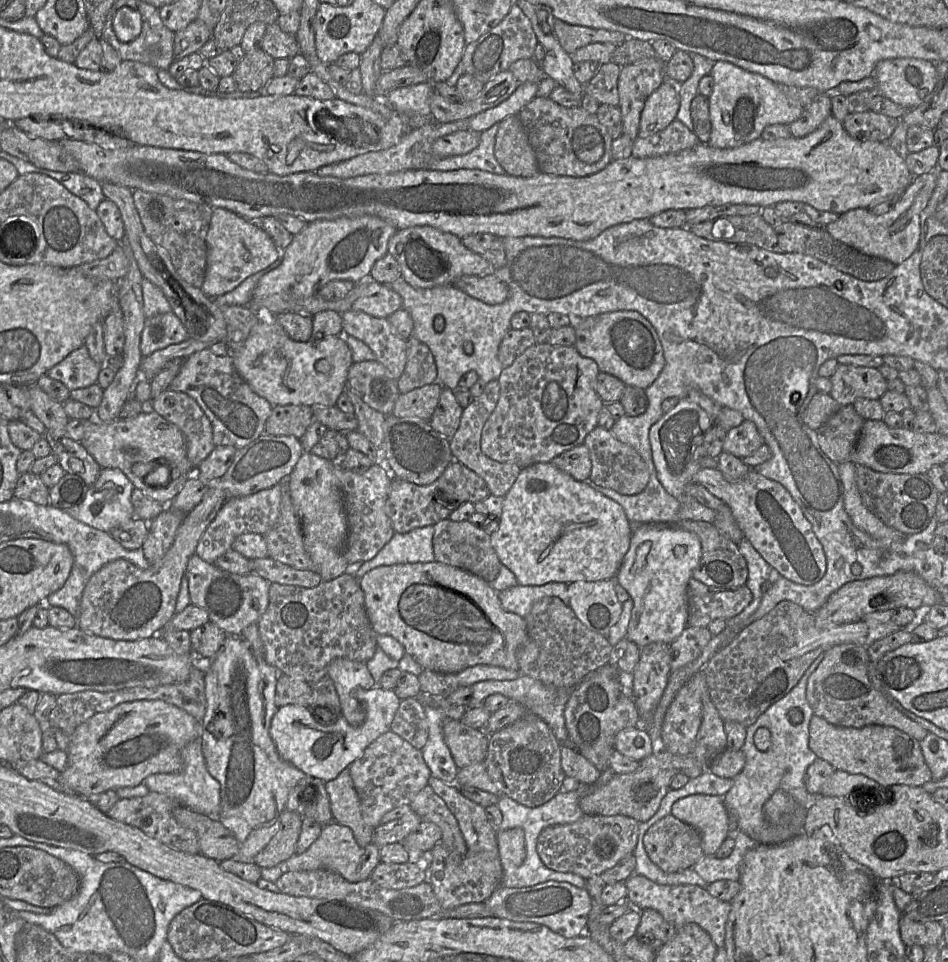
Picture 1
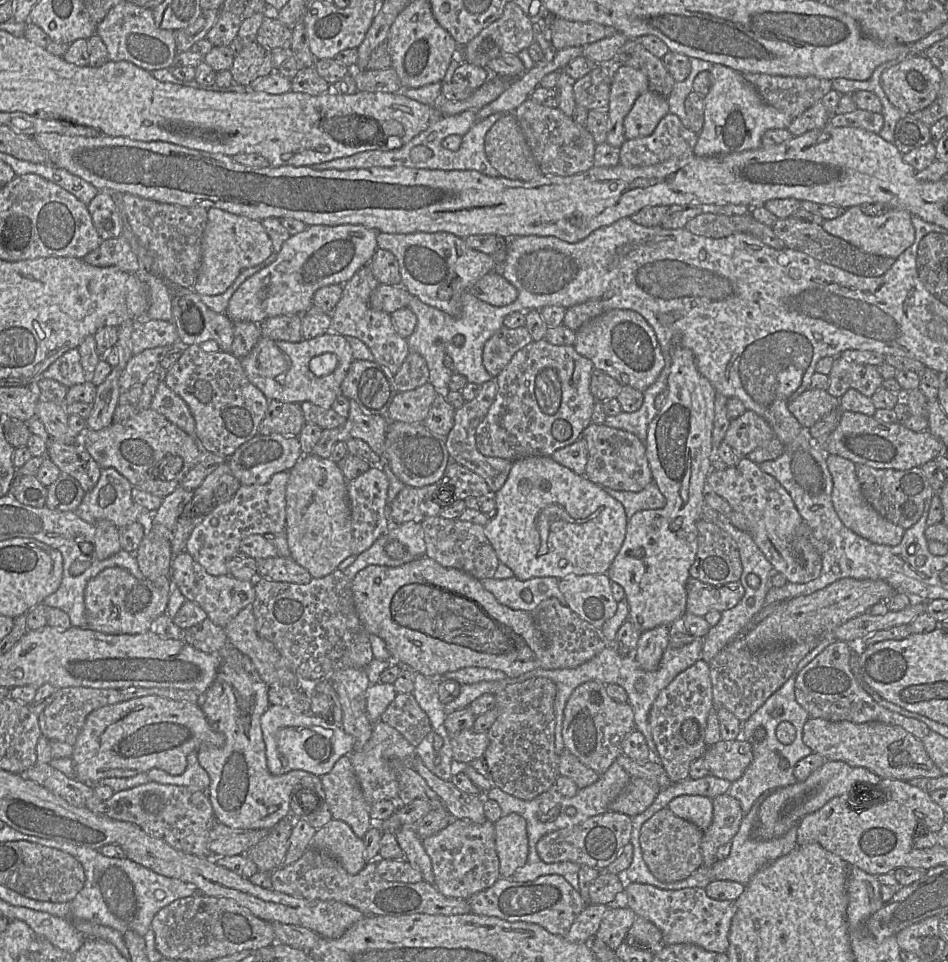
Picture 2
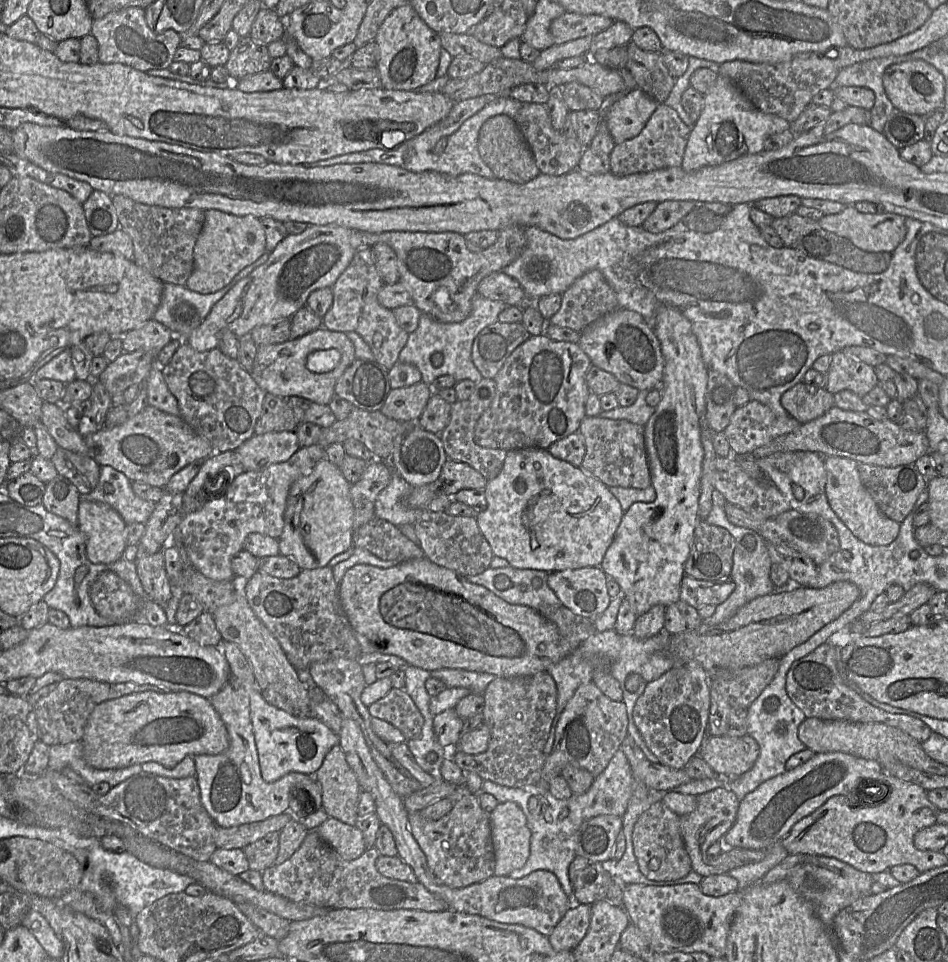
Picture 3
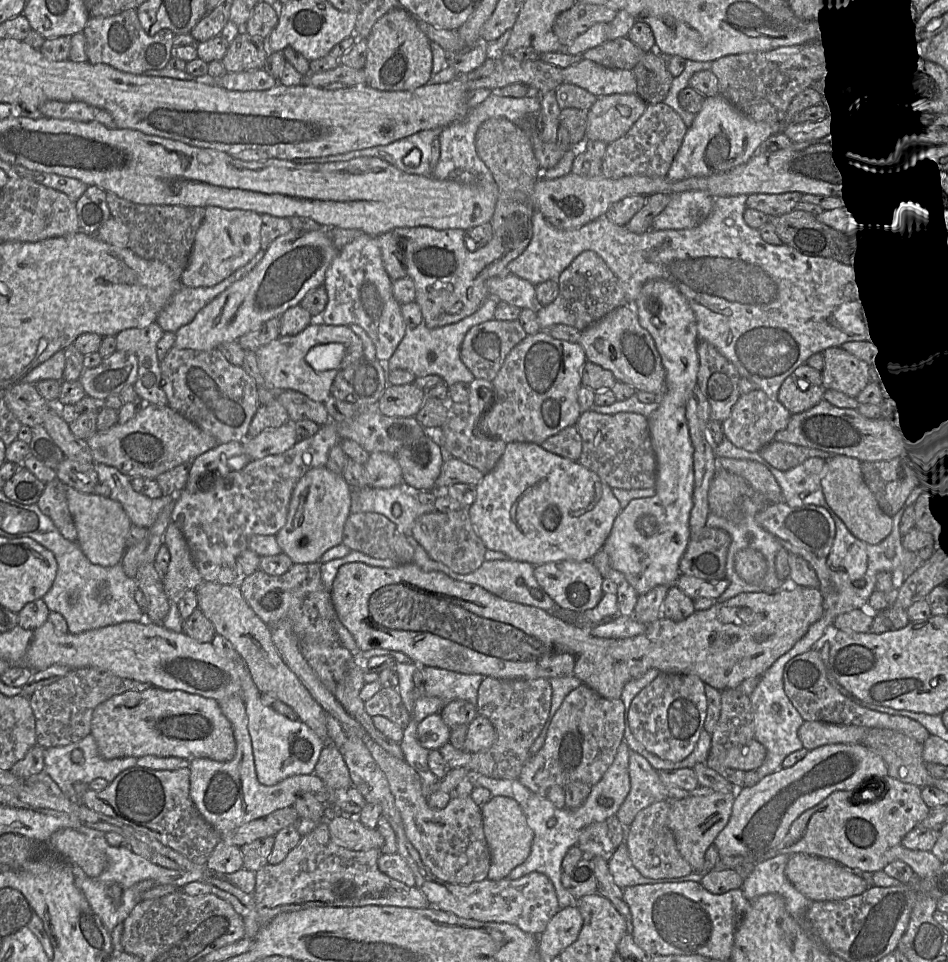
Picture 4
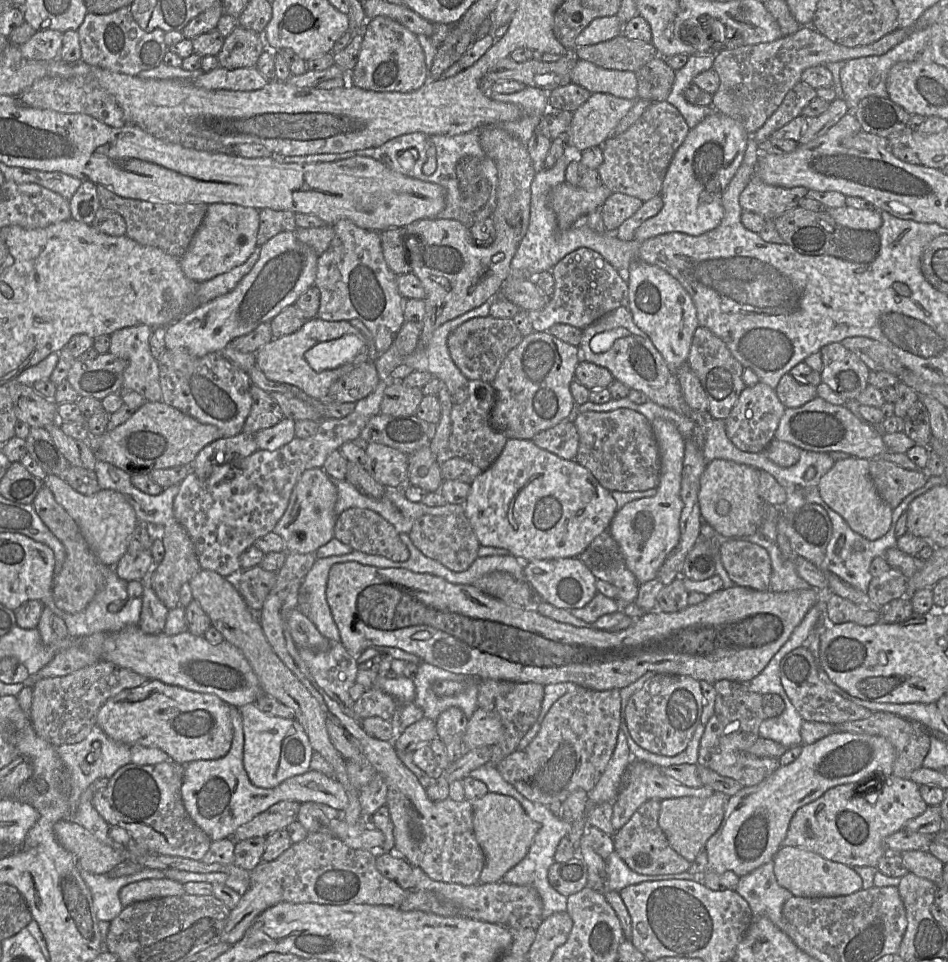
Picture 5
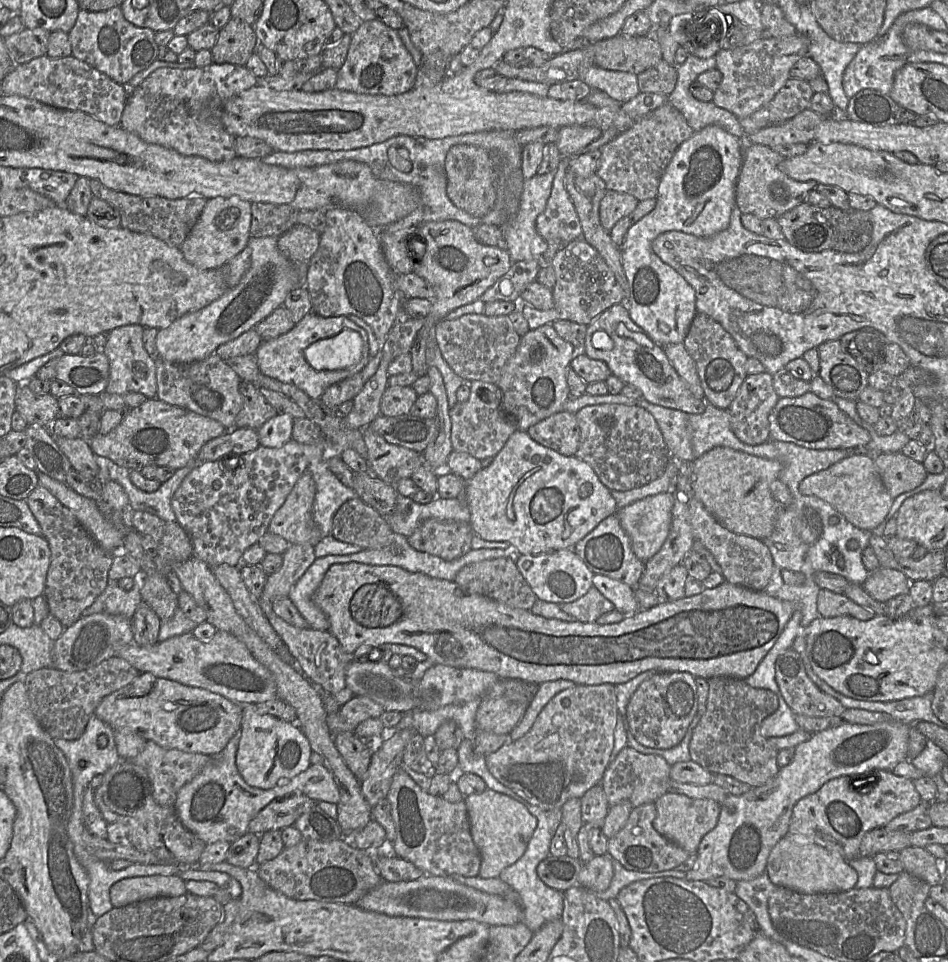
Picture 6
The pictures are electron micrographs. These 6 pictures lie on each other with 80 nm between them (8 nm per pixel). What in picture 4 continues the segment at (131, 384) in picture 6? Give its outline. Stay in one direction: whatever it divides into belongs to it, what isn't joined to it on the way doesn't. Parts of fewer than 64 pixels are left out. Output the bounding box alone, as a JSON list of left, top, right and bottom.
[115,322,168,405]

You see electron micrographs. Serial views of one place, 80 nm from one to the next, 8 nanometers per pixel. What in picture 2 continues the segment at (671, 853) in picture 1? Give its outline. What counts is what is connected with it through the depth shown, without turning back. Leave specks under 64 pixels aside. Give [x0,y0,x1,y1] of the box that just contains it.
[640,807,703,882]

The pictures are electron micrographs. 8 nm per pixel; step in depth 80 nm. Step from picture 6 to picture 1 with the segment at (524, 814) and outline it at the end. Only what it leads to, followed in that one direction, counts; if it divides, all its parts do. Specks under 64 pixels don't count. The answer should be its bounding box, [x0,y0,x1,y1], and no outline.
[497,828,526,875]

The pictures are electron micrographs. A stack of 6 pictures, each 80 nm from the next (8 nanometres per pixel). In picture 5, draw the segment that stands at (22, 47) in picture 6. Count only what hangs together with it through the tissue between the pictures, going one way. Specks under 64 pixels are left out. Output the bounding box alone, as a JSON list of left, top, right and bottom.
[17,29,63,60]

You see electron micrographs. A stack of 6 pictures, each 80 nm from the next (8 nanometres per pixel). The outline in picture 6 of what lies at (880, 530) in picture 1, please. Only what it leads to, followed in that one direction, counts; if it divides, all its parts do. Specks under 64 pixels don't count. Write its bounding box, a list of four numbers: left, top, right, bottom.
[800,454,893,531]

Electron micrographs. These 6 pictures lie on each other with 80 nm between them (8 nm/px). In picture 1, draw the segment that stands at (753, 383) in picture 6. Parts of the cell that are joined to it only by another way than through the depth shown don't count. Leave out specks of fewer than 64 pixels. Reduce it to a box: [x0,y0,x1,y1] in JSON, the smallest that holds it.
[723,420,764,459]

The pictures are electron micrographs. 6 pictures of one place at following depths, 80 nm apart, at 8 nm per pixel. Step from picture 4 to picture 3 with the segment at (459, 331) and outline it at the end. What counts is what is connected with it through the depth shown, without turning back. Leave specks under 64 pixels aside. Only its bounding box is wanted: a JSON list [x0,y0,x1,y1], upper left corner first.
[398,294,507,385]

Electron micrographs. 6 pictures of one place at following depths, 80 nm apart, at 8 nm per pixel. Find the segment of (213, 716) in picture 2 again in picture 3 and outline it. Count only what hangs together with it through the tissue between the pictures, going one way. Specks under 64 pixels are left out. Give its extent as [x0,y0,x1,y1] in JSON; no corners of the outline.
[194,677,314,828]

